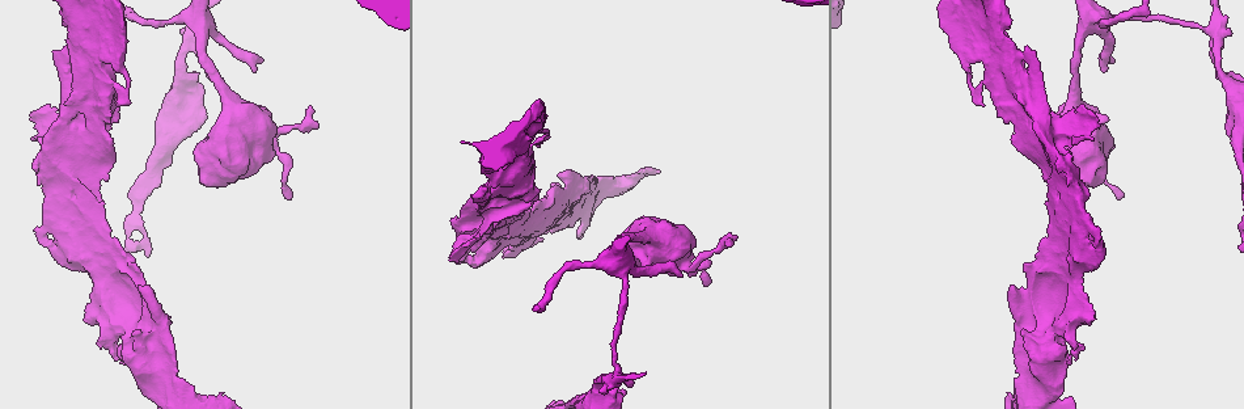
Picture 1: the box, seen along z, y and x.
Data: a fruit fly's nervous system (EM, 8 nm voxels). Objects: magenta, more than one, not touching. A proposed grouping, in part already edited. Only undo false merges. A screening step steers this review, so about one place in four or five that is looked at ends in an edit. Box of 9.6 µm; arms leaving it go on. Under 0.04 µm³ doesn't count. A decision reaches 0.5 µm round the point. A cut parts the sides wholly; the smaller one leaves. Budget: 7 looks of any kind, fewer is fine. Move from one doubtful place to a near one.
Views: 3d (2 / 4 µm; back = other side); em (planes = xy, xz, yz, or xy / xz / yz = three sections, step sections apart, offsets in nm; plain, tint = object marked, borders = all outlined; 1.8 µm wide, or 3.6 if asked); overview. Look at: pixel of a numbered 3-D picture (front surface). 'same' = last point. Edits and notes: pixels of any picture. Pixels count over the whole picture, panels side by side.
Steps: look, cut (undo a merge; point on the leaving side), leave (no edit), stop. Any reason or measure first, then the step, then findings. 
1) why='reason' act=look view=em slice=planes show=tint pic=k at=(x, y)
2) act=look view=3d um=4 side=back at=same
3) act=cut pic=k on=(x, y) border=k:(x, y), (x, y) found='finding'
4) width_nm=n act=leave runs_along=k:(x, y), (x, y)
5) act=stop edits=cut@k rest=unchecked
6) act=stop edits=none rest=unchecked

why='looks like a crossing' act=look view=3d um=2 pic=1 at=(1051, 138)

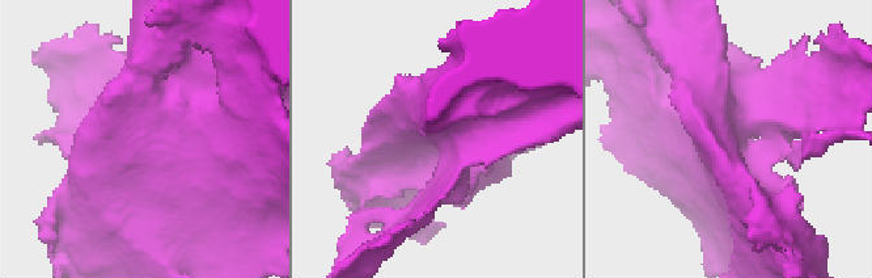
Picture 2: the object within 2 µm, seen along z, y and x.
act=look view=em slice=xz step=4 show=tint pic=2 at=(724, 128)

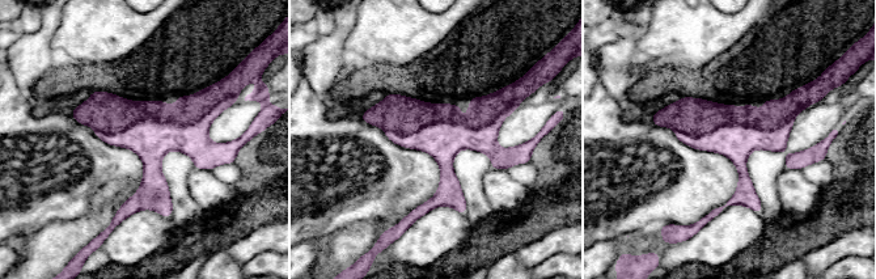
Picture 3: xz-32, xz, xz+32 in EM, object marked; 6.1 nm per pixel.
why='cut it another way' act=look view=em slice=planes show=borders at=same

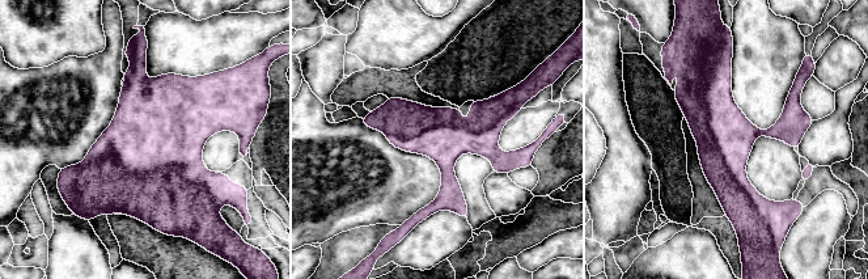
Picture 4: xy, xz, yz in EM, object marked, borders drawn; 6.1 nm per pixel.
act=leave found='continuous, no second neuron'

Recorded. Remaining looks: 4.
act=look view=em slice=planes show=tint pic=1 at=(549, 132)

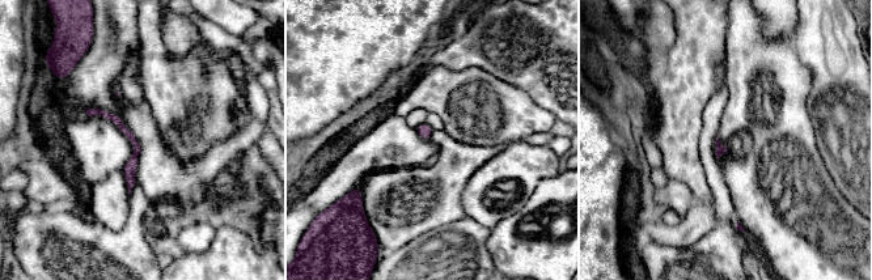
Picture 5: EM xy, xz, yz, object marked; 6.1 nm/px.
act=leave runs_along=5:(90, 111), (113, 117), (132, 139), (130, 183) found='one neuron here'

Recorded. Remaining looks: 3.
why='touches itself' act=look view=em slice=xz step=16 show=tint pic=1 at=(66, 51)

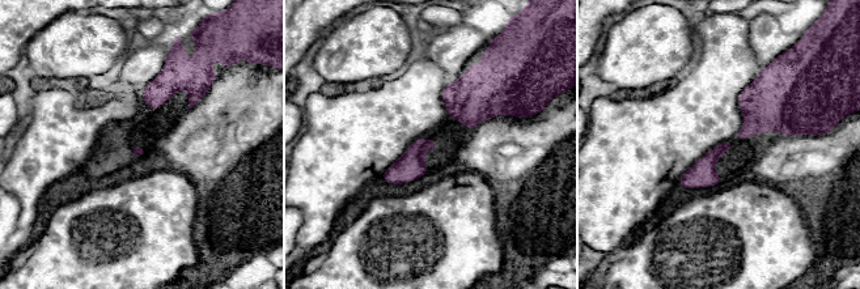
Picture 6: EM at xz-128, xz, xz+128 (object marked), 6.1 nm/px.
why='another direction' act=look view=em slice=planes show=tint at=same

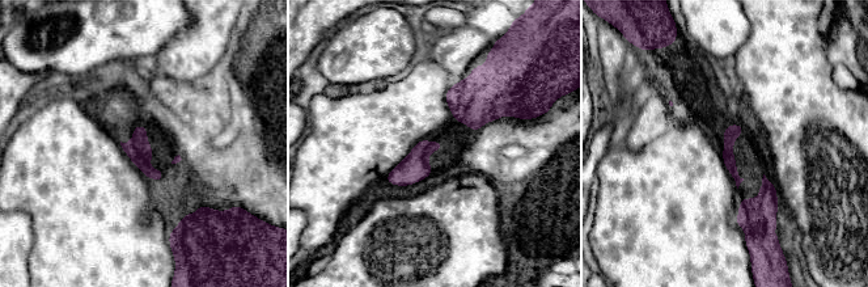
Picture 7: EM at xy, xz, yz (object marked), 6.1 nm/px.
width_nm=90 act=leave runs_along=7:(736, 127), (728, 143), (735, 174) found='continuous, no second neuron'

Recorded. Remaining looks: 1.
act=stop edits=none rest=unchecked

